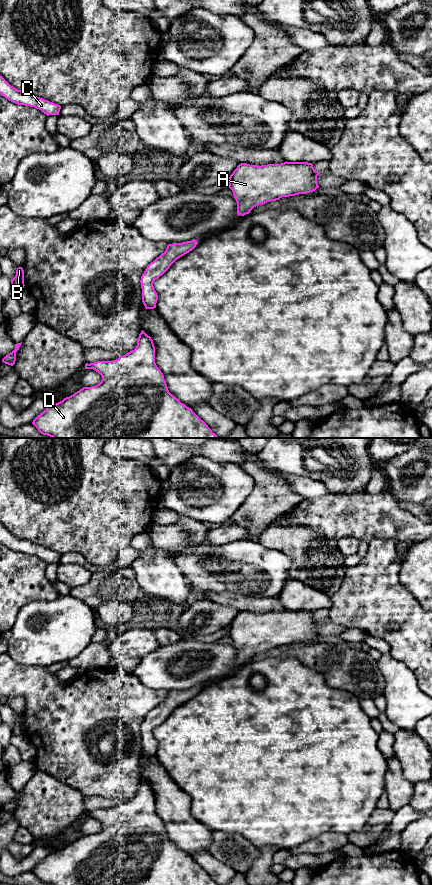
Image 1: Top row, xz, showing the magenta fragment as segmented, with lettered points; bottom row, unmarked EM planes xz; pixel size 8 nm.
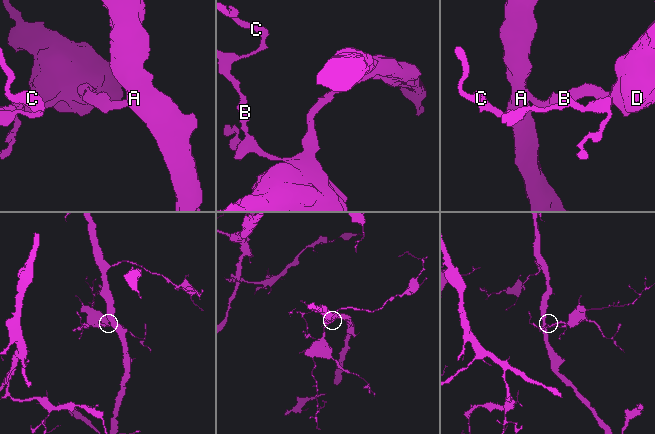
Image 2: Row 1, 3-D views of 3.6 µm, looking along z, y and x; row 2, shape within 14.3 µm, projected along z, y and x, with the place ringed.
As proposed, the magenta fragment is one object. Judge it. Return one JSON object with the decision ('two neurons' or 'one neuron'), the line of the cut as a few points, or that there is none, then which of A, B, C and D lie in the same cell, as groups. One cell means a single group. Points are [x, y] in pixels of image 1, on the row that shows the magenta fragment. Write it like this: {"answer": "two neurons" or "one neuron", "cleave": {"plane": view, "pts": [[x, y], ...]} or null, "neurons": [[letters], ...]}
{"answer": "one neuron", "cleave": null, "neurons": [["A", "B", "C", "D"]]}

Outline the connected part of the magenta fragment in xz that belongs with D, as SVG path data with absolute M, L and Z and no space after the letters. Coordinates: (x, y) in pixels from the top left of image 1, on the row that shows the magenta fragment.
M143 330L134 350L113 361L86 363L85 369L98 372L102 380L91 387L83 387L62 401L48 406L32 424L52 438L220 438L193 410L173 396L164 375L155 363L153 340Z

